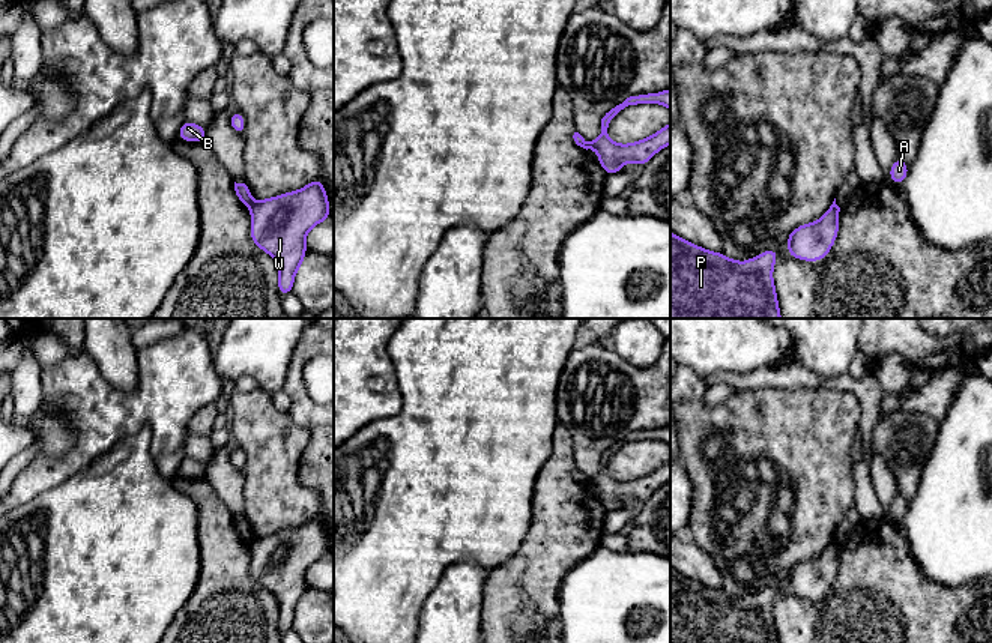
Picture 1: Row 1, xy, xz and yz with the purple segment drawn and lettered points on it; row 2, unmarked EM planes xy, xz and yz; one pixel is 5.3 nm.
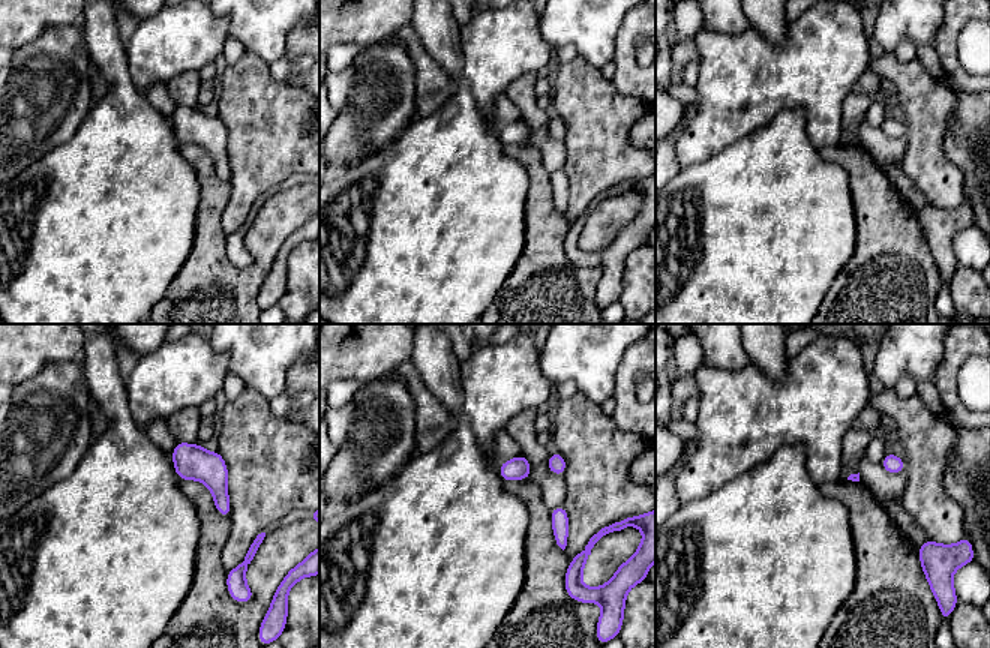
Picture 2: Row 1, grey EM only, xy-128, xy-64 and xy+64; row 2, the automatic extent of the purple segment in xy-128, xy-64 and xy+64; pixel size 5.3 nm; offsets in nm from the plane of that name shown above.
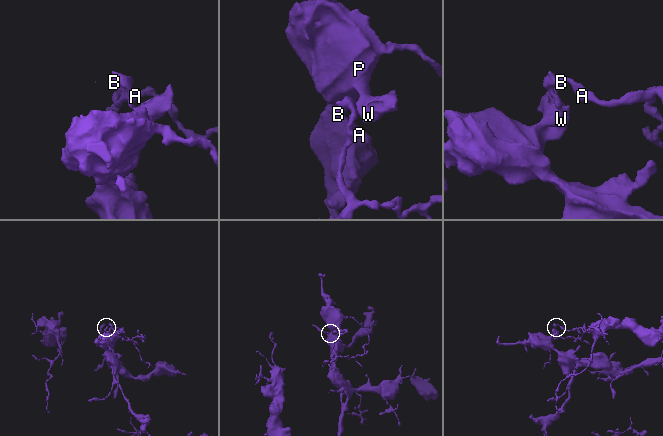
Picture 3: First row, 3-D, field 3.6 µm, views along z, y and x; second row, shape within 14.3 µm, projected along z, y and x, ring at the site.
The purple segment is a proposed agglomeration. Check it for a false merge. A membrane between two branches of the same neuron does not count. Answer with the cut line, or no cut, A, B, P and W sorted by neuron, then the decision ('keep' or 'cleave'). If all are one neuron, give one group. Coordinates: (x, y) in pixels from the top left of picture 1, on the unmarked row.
xy (253, 538), (250, 544) | A B / P W | cleave

